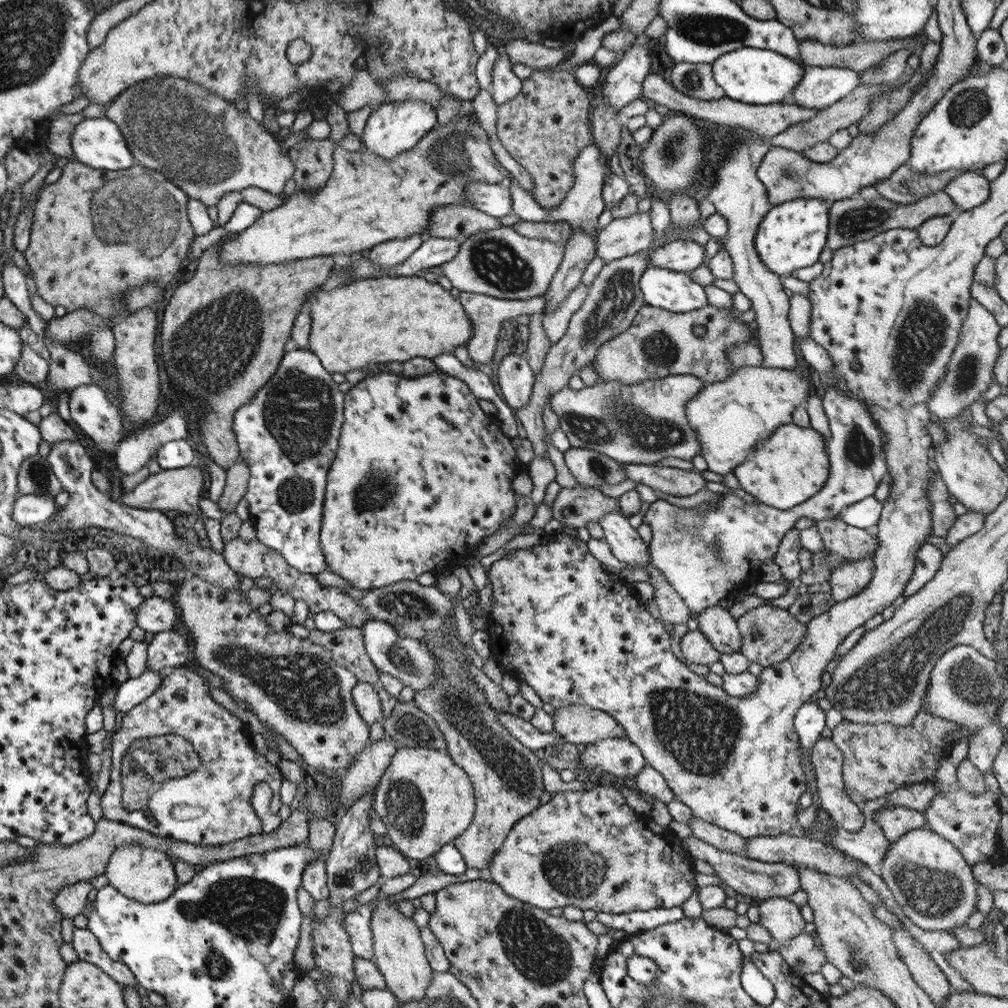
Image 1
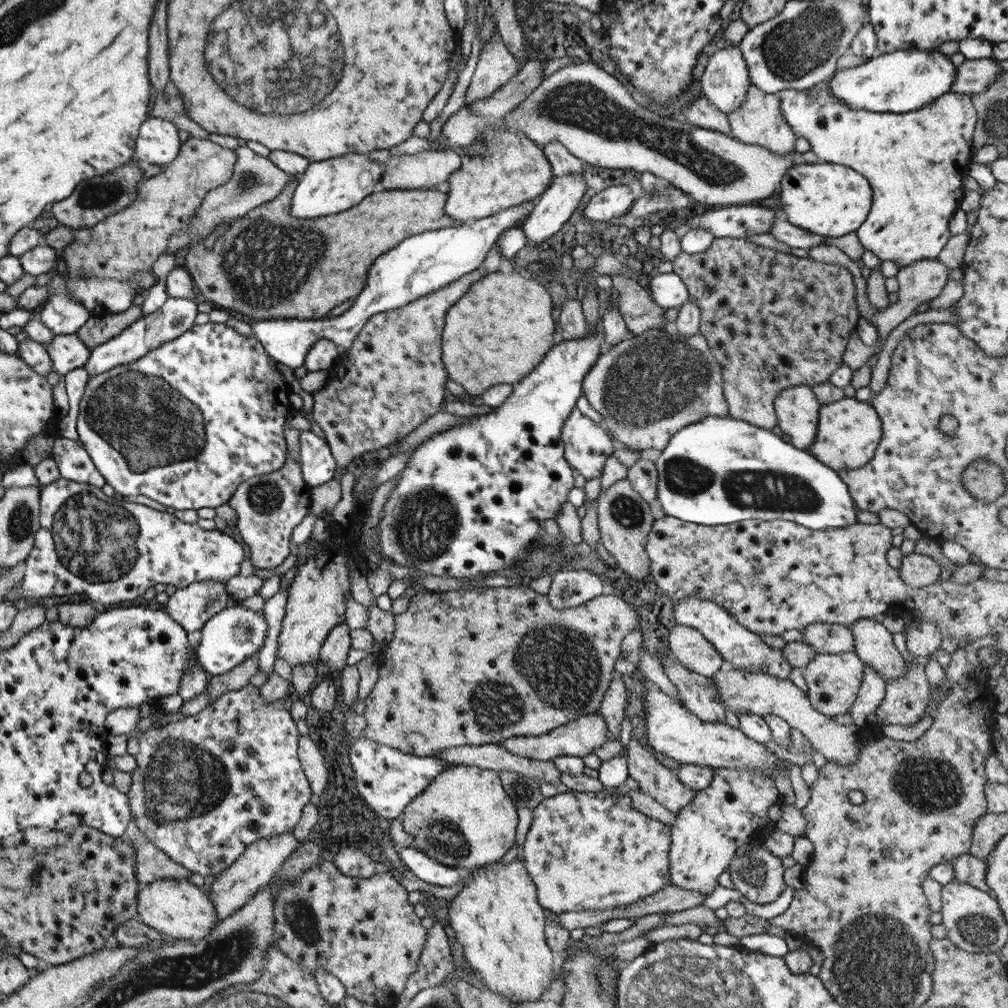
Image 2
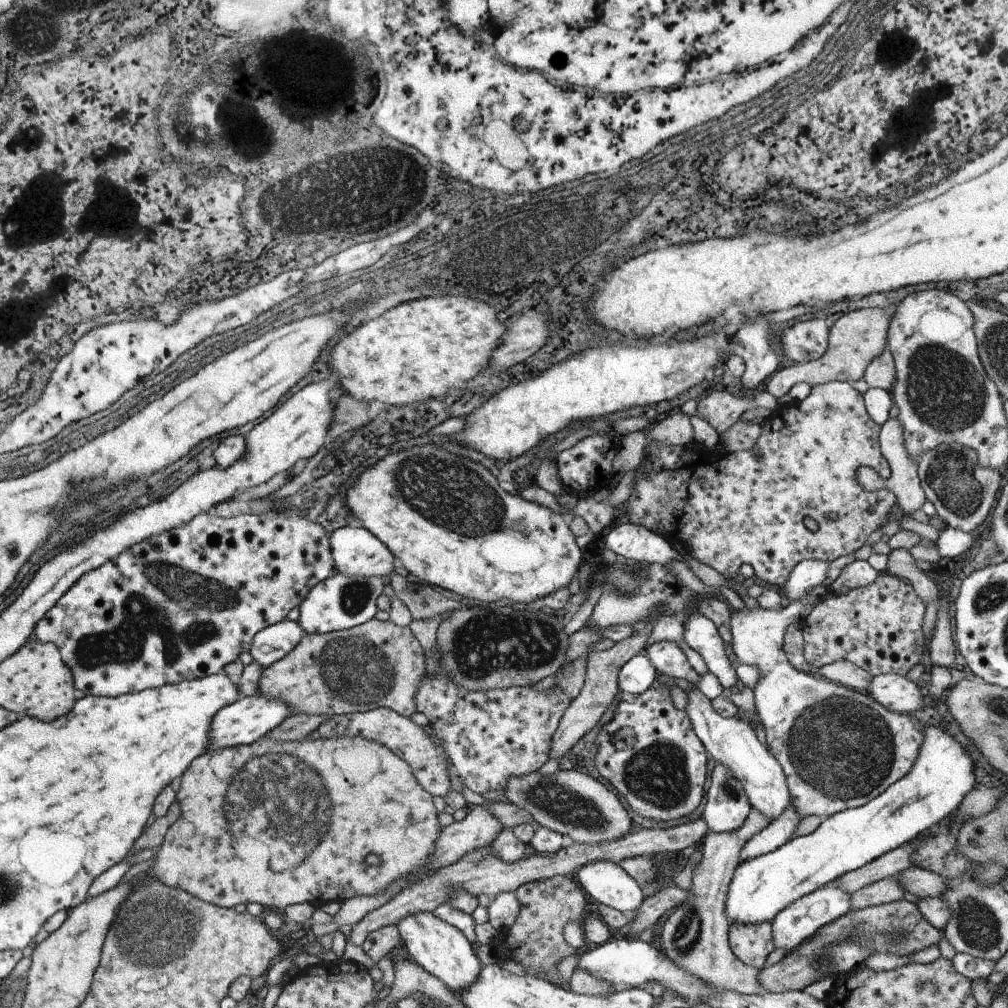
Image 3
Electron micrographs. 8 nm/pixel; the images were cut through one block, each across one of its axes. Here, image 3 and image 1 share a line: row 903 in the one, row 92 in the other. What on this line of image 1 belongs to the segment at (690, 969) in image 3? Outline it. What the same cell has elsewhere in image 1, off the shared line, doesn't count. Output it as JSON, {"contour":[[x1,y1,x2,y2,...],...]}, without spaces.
{"contour":[[679,62,671,68,671,80,677,90,699,100,721,100,725,92,713,80,711,64,687,64]]}

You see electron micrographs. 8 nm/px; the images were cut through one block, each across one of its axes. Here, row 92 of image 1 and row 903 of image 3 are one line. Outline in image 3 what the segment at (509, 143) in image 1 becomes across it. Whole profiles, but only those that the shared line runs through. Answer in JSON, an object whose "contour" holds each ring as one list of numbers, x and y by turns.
{"contour":[[553,876,549,880,541,880,541,882,527,882,523,886,519,886,515,890,515,896,517,896,517,902,519,902,519,914,513,922,513,926,509,930,505,930,497,942,495,942,495,948,497,946,511,946,511,952,509,952,509,960,517,962,525,976,535,976,535,978,549,978,551,984,563,988,565,992,571,990,569,982,565,982,559,974,557,974,557,968,555,964,571,954,575,954,575,948,571,948,565,940,563,940,563,926,567,922,573,922,573,924,583,924,583,918,589,914,585,910,587,902,585,902,585,896,581,894,581,886,575,882,573,876]]}

